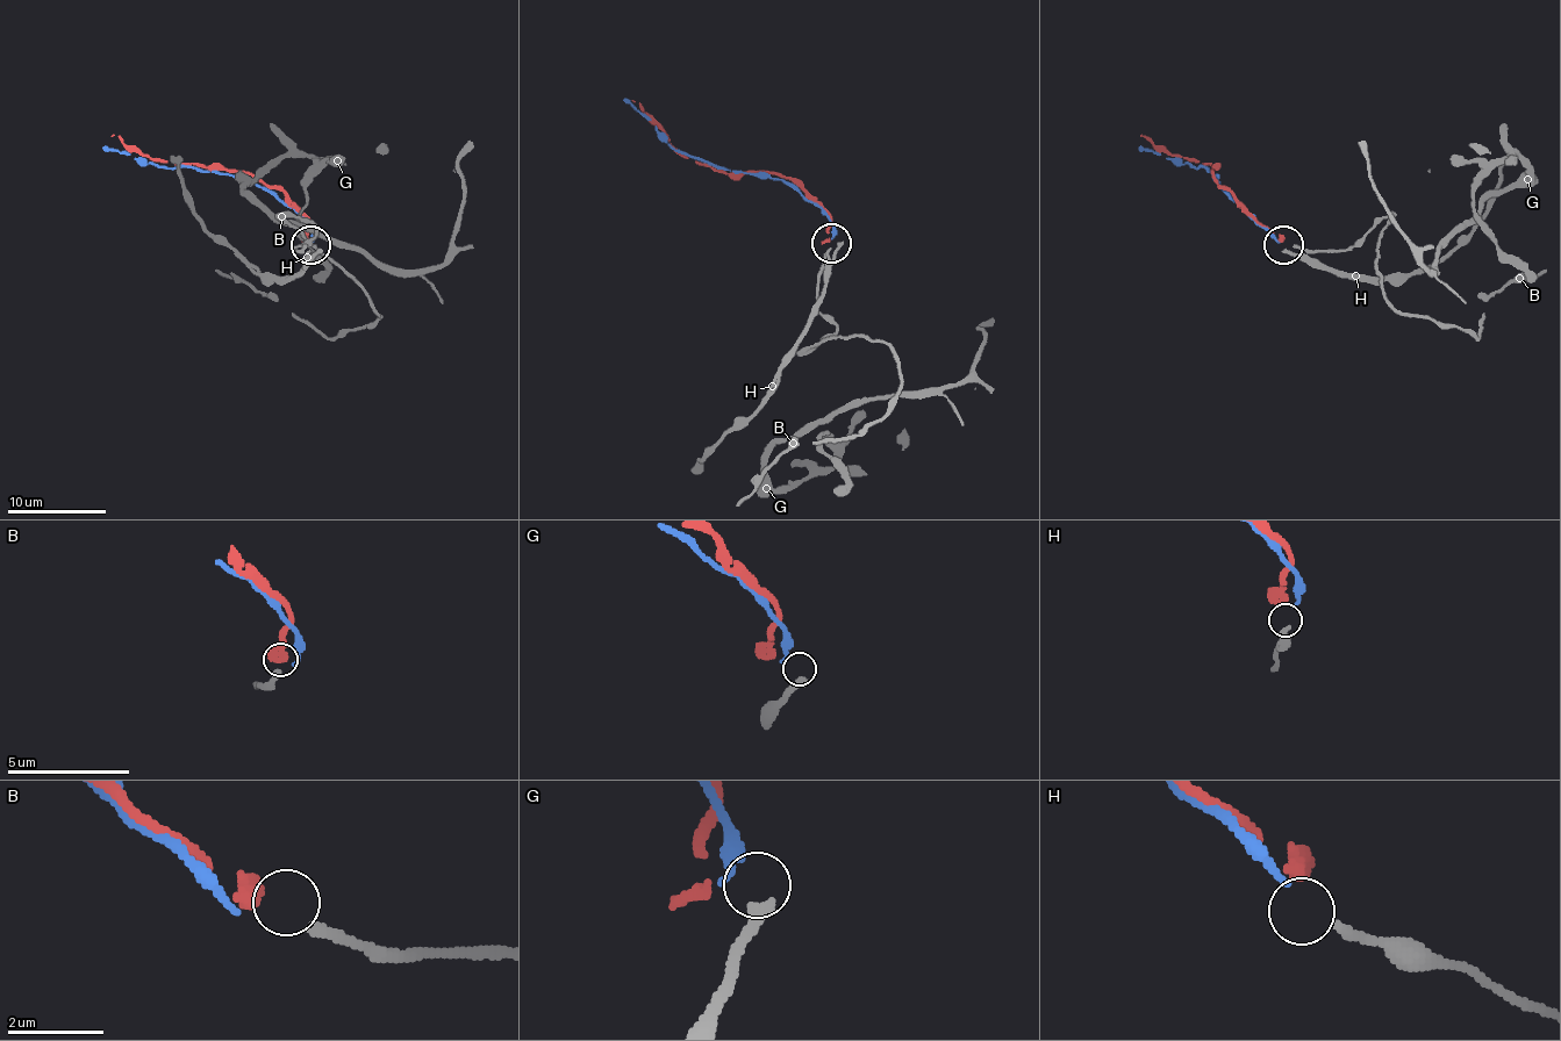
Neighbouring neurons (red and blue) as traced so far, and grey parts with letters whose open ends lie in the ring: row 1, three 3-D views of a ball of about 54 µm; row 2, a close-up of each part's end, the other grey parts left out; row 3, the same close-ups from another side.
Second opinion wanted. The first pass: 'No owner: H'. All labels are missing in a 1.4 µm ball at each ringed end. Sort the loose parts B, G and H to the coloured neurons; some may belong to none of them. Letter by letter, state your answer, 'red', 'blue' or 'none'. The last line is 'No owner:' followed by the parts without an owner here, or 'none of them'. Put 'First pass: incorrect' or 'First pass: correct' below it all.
B: red
G: none
H: blue
No owner: G
First pass: incorrect

